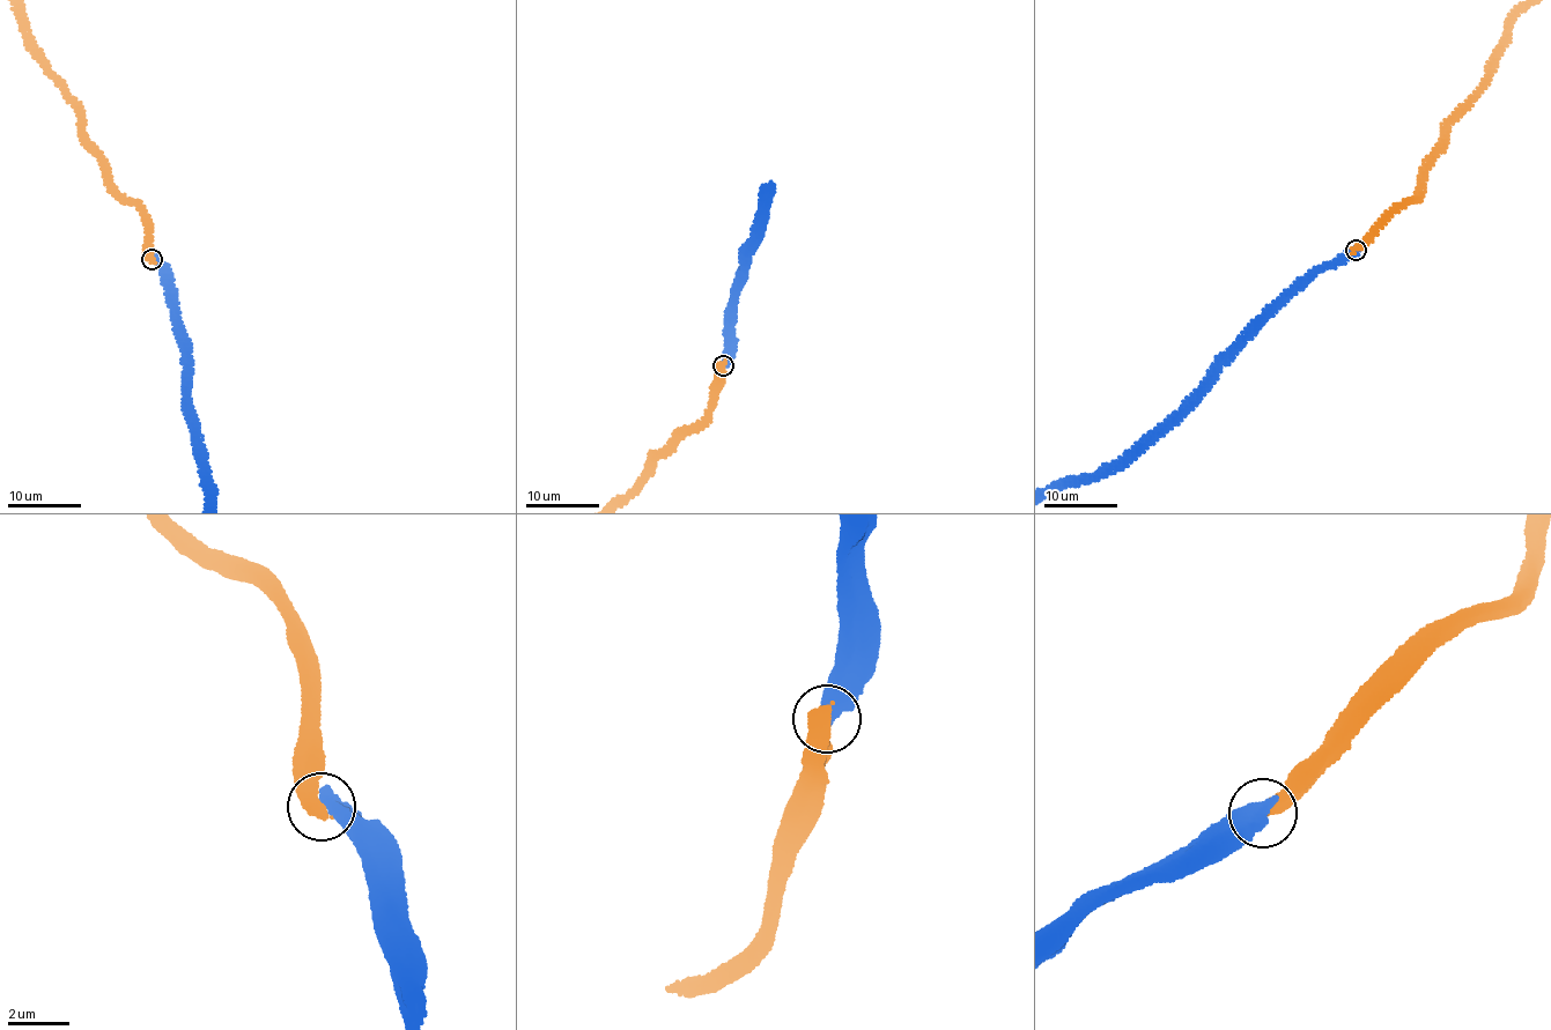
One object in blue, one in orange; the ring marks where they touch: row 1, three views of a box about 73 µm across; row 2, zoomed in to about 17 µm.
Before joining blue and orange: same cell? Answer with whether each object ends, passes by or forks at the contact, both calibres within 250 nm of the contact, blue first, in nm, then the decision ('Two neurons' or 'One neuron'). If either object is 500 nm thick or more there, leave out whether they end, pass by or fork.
Thickness 550 nm (blue) against 550 nm. Two neurons

